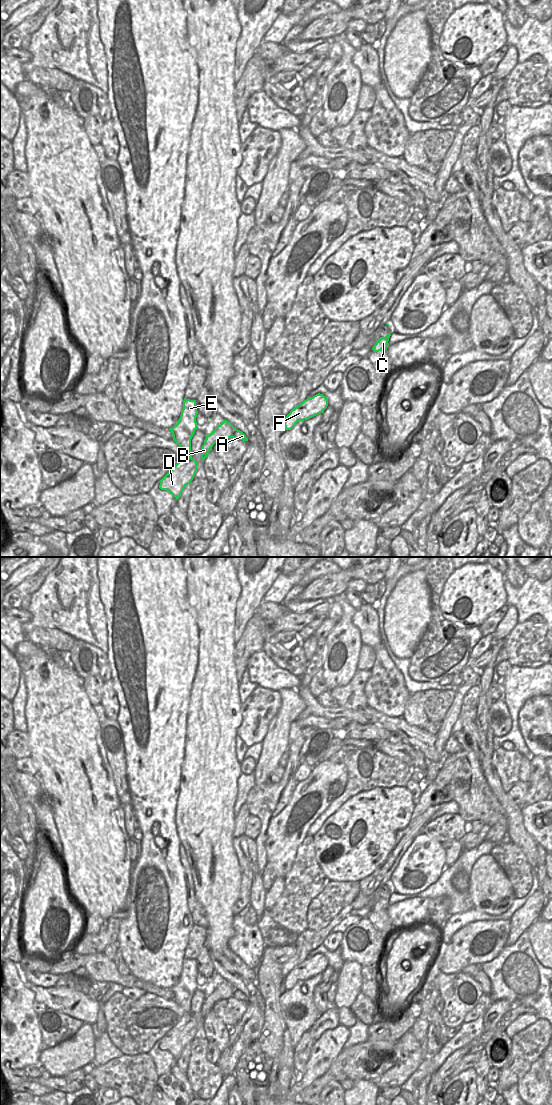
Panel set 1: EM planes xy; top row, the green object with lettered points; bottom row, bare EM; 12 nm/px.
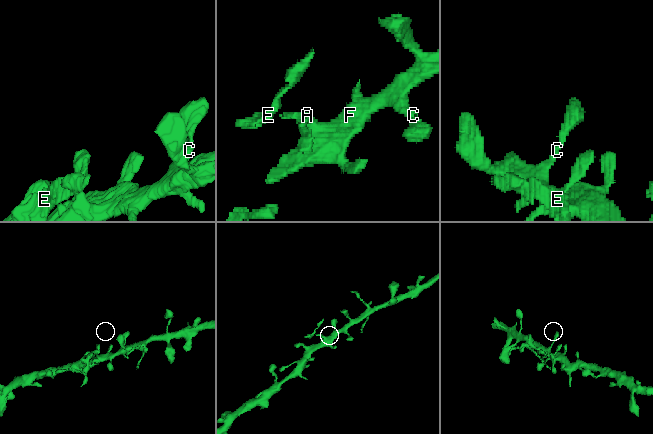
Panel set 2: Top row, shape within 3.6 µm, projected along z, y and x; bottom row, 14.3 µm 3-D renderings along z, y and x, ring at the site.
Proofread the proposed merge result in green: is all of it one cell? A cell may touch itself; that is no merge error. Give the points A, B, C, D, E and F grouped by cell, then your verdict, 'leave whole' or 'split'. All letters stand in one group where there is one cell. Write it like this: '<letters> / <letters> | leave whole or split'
A C F / B D E | split

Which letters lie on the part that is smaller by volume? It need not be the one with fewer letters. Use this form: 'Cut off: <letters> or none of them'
Cut off: B, D, E

